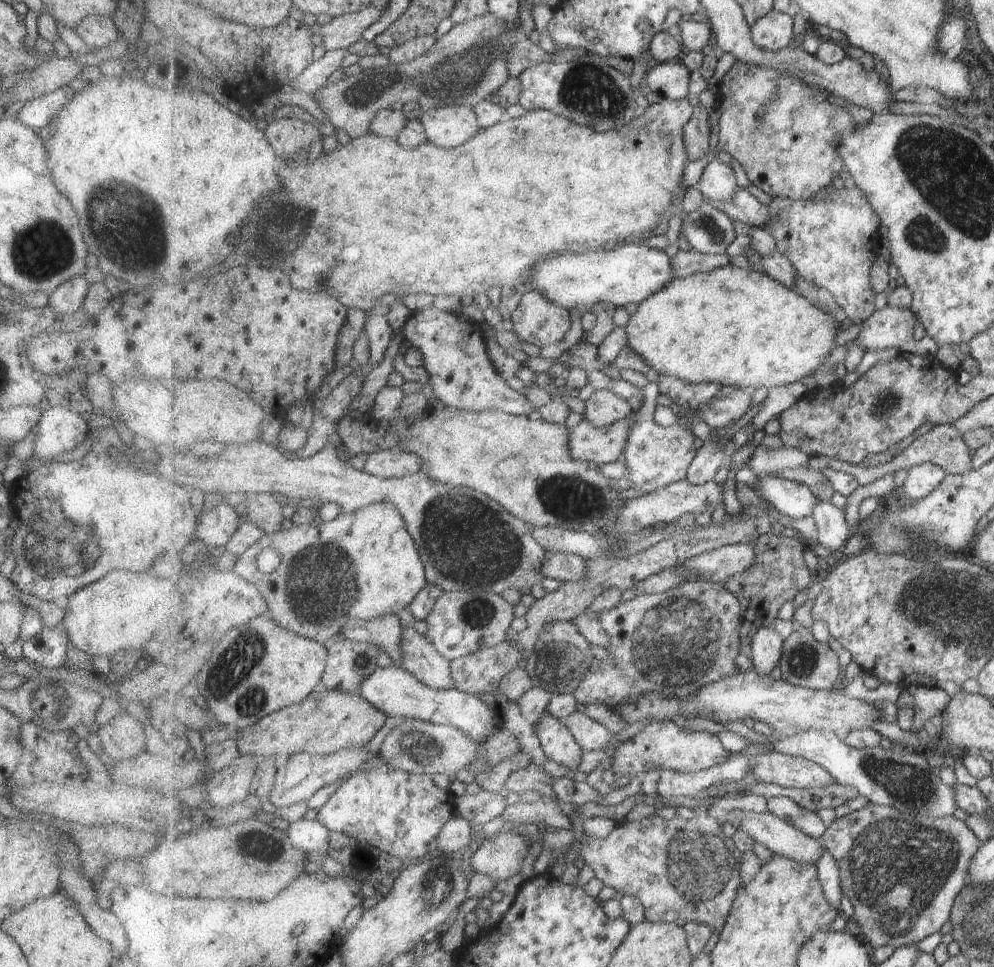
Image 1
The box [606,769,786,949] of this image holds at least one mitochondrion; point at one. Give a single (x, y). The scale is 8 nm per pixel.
(699, 864)

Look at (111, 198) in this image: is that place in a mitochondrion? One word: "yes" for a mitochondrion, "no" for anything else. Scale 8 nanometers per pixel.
yes

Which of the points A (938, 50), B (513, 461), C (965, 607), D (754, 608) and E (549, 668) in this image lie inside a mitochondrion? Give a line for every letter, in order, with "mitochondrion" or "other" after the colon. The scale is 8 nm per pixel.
A: other
B: other
C: mitochondrion
D: other
E: mitochondrion

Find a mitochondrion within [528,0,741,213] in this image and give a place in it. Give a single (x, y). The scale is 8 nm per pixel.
(587, 90)

